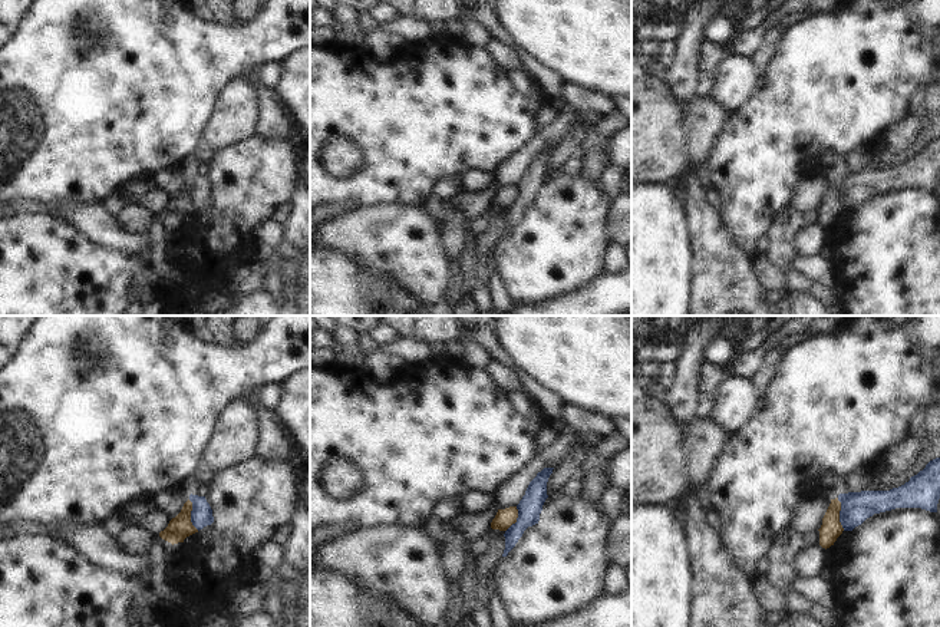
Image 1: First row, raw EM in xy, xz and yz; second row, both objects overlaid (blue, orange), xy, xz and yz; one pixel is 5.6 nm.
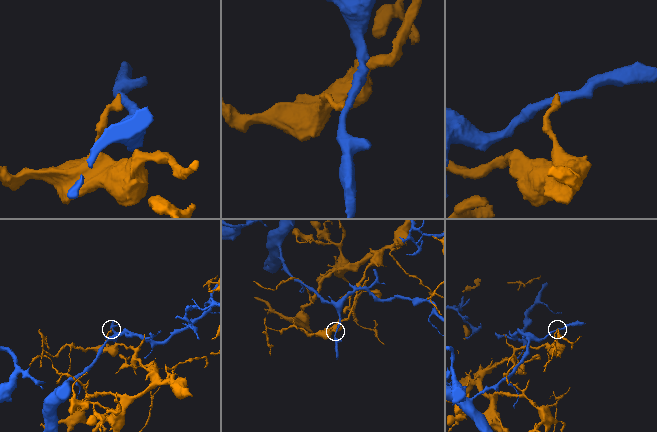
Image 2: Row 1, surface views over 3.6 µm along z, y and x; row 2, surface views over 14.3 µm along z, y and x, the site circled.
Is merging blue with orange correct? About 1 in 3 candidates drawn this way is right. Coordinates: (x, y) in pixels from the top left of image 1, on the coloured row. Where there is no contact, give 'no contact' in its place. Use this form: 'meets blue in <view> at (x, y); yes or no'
meets blue in yz at (840, 514); no

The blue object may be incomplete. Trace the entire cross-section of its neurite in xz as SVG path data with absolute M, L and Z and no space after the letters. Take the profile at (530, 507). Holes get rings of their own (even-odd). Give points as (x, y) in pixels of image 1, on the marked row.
M544 468L537 476L530 482L525 495L517 505L518 518L504 534L505 537L505 550L502 557L507 557L508 552L515 547L518 539L522 537L524 531L528 527L538 524L540 514L547 495L547 482L554 468Z

